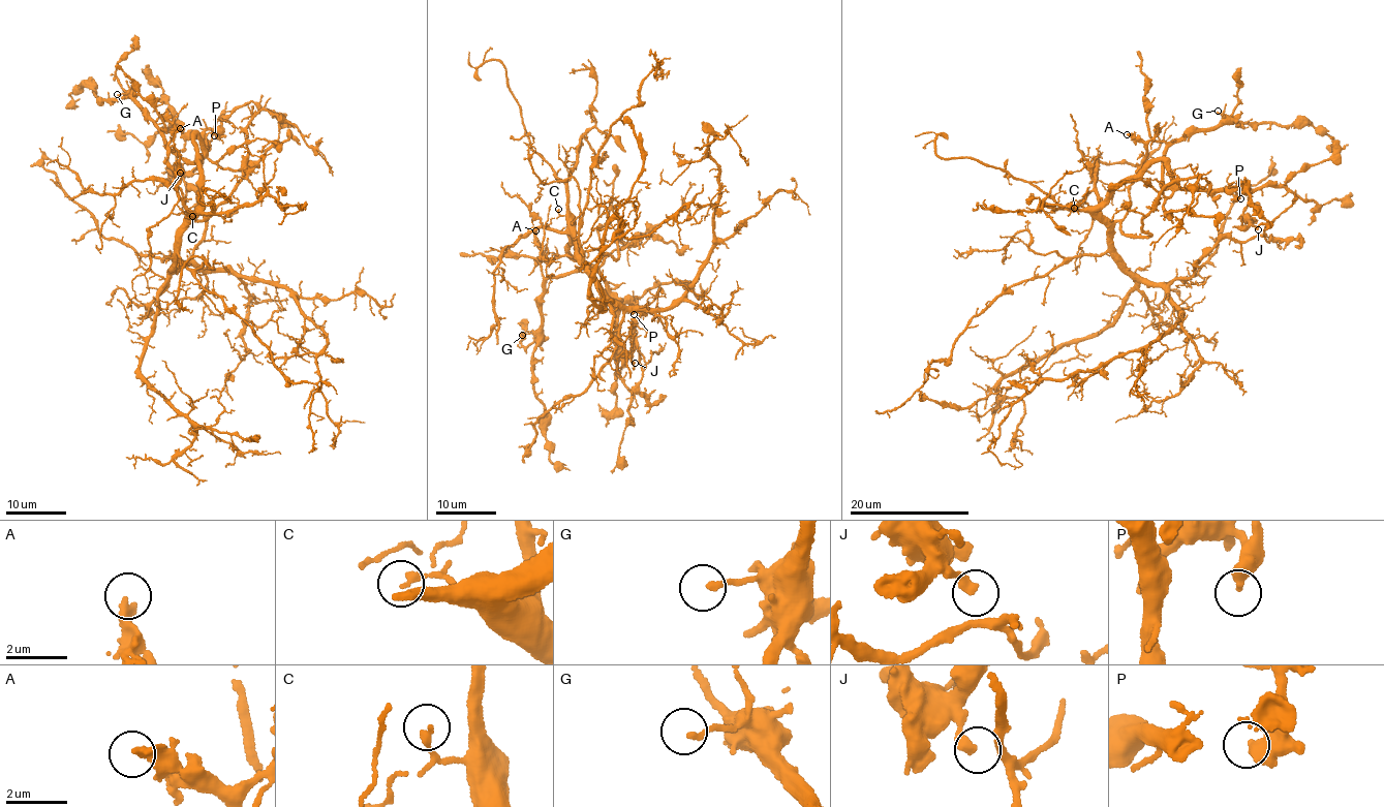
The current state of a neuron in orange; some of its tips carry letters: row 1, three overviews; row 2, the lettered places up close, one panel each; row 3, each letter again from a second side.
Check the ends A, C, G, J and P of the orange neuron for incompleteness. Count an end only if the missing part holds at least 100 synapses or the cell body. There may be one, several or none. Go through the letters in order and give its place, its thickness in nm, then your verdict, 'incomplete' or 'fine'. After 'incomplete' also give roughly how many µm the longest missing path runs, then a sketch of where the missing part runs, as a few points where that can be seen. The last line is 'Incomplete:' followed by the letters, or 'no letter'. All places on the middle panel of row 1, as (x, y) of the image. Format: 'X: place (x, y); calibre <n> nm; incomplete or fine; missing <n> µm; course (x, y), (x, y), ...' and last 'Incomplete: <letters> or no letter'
A: place (535, 230); calibre 320 nm; fine
C: place (558, 209); calibre 200 nm; fine
G: place (522, 335); calibre 180 nm; fine
J: place (635, 363); calibre 200 nm; fine
P: place (634, 314); calibre 440 nm; fine
Incomplete: no letter

